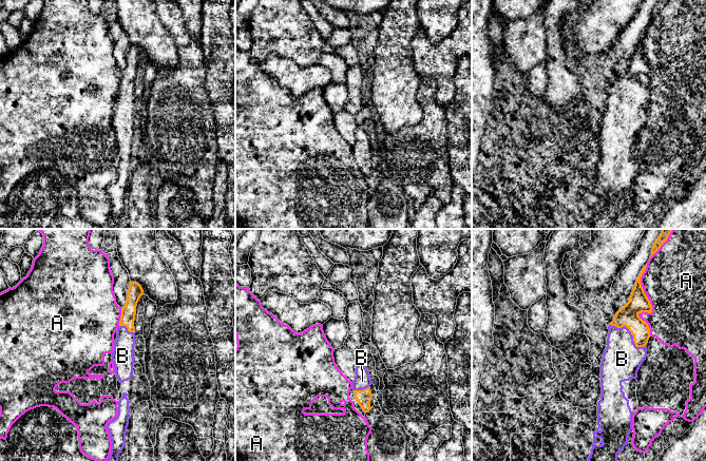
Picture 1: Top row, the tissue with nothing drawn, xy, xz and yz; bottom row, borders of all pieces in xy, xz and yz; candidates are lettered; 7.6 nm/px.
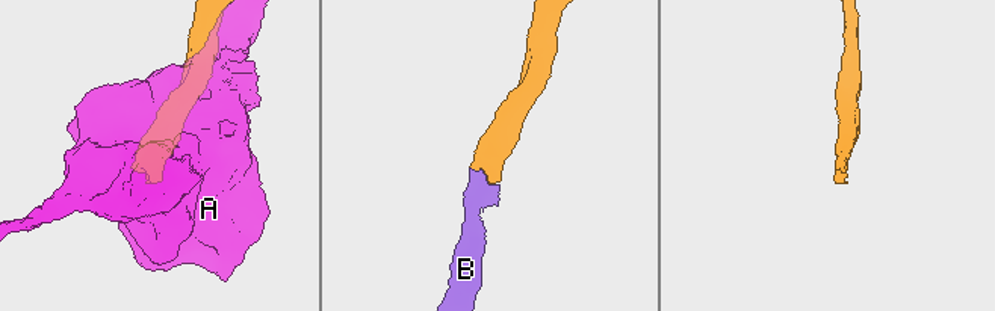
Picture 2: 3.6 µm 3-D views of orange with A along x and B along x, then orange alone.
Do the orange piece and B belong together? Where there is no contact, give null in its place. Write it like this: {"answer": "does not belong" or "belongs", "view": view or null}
{"answer": "belongs", "view": "yz"}

